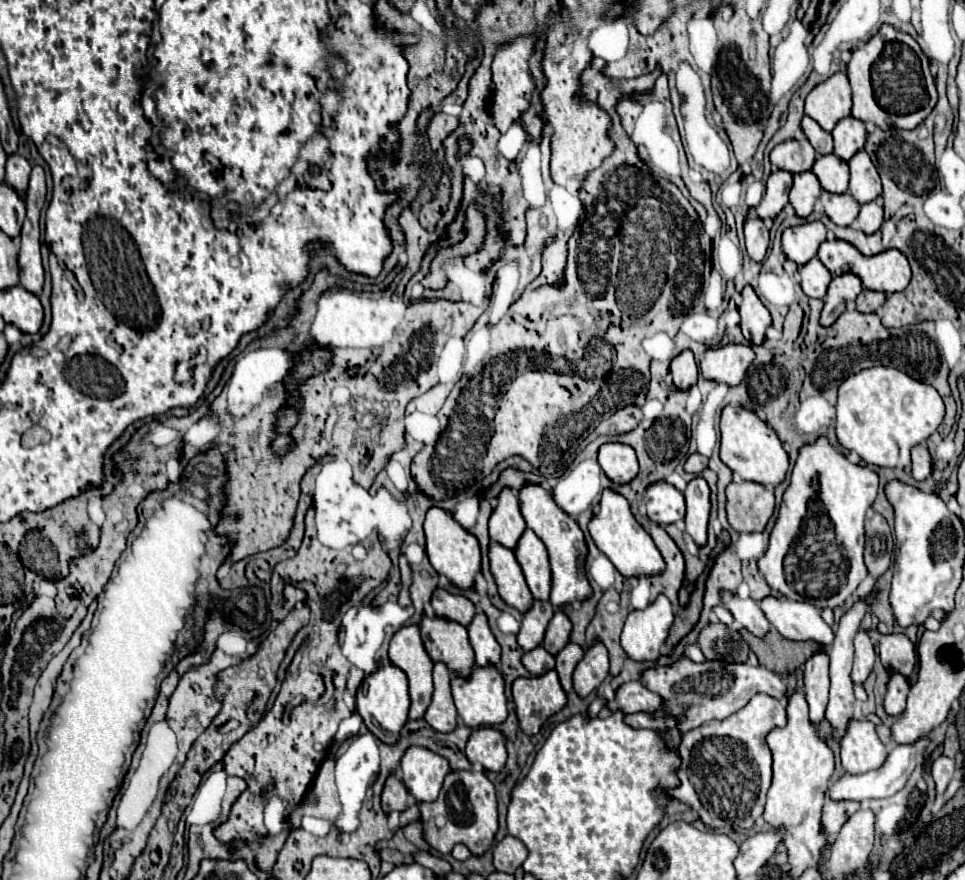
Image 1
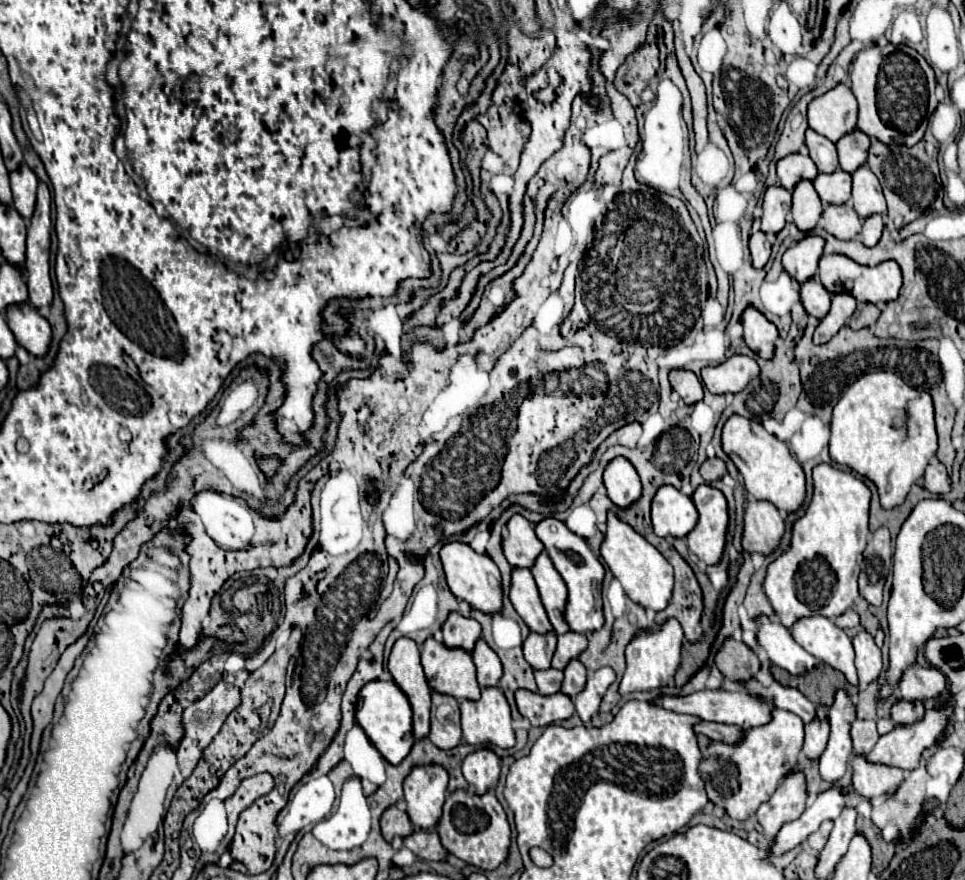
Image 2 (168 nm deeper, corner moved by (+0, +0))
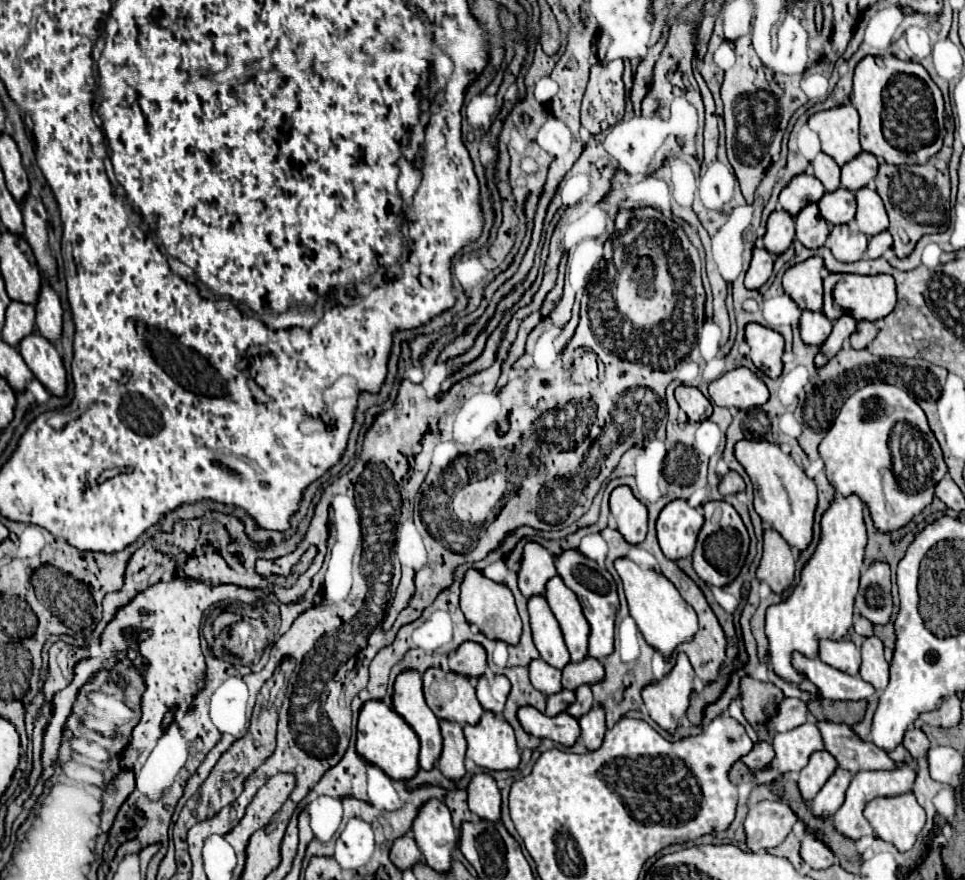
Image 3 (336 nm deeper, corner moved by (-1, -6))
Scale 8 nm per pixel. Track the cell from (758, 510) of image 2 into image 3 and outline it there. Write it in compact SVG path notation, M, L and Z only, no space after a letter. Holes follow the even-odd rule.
M769 527L763 535L763 559L757 569L757 579L767 583L777 595L783 595L795 579L793 549L777 531Z

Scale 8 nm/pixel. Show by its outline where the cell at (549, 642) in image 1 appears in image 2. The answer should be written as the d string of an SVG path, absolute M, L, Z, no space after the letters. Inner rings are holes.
M568 631L568 635L558 635L558 645L552 657L552 667L564 669L572 657L578 657L582 649L586 649L586 635L576 635L576 631Z

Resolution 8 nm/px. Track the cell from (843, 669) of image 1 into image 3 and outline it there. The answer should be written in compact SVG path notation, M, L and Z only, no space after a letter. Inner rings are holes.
M837 769L825 787L817 793L811 803L811 813L819 819L831 819L837 809L845 803L845 789L849 787L849 775L843 769Z

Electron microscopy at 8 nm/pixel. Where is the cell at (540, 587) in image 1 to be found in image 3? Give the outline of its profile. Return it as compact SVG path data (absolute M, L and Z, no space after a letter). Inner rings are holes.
M553 577L547 583L545 599L559 621L571 661L583 661L589 653L589 621L585 621L585 615L581 613L577 595L563 583L561 577Z

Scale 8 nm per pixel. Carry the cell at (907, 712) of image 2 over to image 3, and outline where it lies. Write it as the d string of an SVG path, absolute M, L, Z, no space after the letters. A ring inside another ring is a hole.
M917 727L909 729L905 739L903 739L903 745L905 749L911 753L913 759L921 759L921 757L927 757L927 751L929 751L929 739L925 737L925 733Z

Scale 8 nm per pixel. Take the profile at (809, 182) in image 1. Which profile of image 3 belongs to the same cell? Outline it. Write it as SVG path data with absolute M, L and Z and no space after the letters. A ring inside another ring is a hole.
M809 203L795 219L797 223L797 239L807 249L819 249L825 245L825 239L829 237L829 223L819 215L819 209L815 203Z

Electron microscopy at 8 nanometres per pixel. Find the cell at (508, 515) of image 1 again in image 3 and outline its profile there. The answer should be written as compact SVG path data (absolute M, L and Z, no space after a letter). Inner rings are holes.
M527 543L521 561L519 573L519 589L529 599L535 595L545 595L545 585L549 579L557 575L555 557L541 547L539 543Z

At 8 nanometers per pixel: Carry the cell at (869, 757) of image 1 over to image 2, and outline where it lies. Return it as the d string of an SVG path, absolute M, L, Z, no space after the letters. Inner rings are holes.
M852 753L848 769L852 773L852 787L868 799L876 799L904 781L902 769L880 767L880 763L868 763L866 755Z

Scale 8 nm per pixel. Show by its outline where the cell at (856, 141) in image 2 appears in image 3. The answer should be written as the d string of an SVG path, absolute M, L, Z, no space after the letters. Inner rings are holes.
M863 151L853 161L845 163L841 167L841 187L849 189L849 191L863 189L863 187L871 185L871 181L877 175L877 169L879 169L877 159L871 153Z

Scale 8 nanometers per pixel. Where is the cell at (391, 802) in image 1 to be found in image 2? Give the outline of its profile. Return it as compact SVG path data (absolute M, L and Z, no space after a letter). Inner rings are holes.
M396 805L388 807L380 819L380 827L382 827L382 835L386 841L392 841L394 837L406 837L414 831L412 821L408 819L408 813L400 811Z

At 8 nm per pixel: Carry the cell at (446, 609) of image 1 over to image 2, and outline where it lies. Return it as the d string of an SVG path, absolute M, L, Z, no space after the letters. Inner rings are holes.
M452 611L442 625L444 643L448 647L462 647L466 651L474 649L480 633L480 623L472 617L462 617L458 611Z

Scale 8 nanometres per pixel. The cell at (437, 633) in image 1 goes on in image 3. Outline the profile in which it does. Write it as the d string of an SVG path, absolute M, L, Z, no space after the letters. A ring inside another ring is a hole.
M427 669L423 675L423 693L437 719L455 721L459 725L477 725L483 715L475 685L457 673Z

